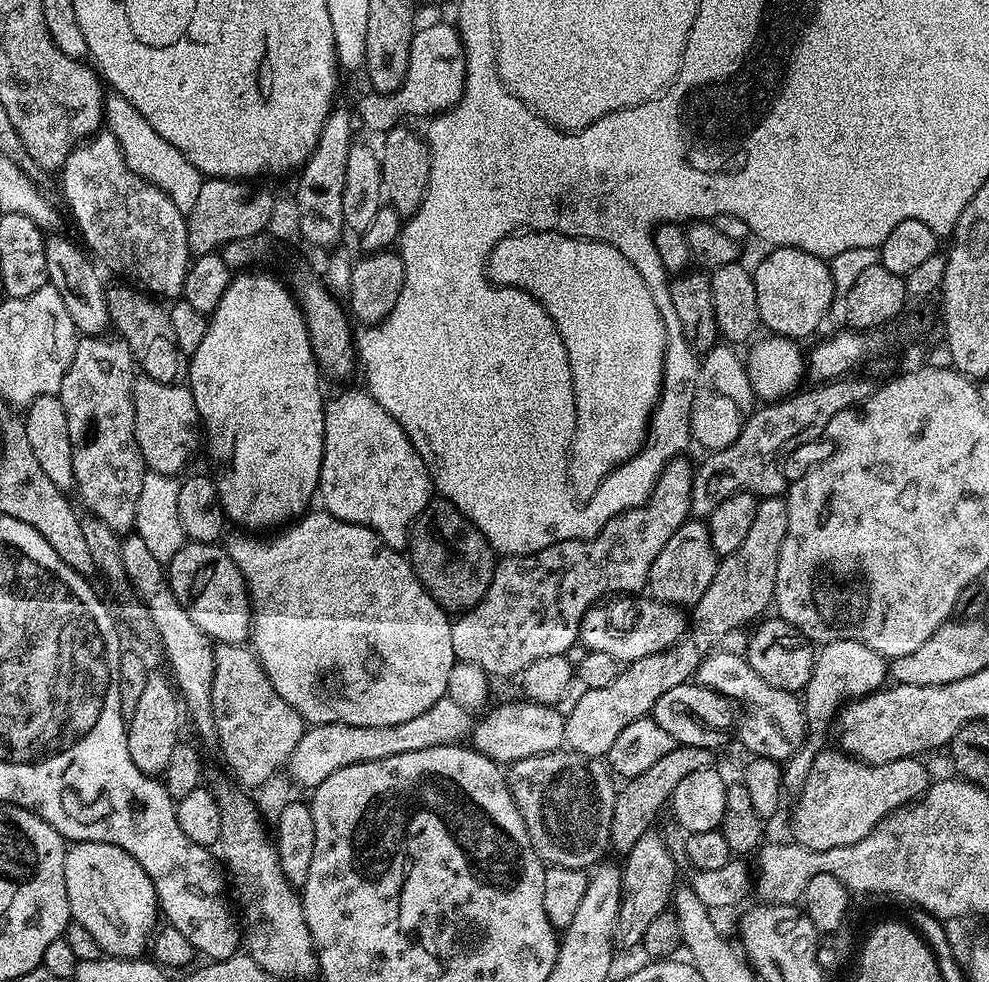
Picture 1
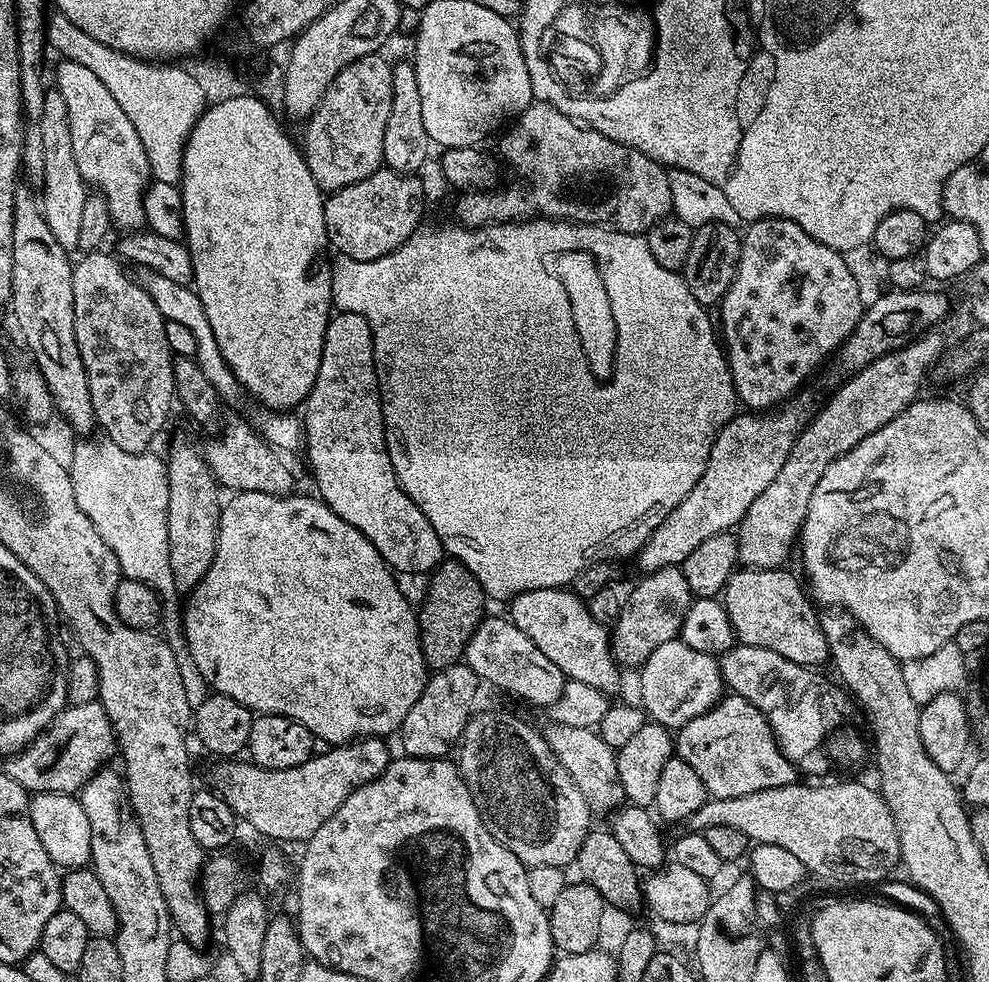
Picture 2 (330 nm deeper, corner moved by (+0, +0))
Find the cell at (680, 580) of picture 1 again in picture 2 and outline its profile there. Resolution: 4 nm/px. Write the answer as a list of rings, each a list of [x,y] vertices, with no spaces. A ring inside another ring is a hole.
[[[683,567],[659,568],[639,578],[641,580],[629,594],[628,601],[616,620],[616,632],[614,628],[611,637],[612,655],[615,656],[617,665],[632,670],[639,669],[646,658],[650,658],[650,654],[654,654],[654,650],[662,646],[662,642],[670,642],[679,637],[686,610],[694,599],[690,586],[686,586]]]

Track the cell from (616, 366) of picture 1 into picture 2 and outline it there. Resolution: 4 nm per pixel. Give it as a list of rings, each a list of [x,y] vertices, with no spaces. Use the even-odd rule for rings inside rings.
[[[562,252],[555,257],[554,274],[562,282],[566,290],[566,298],[570,298],[570,310],[574,314],[574,326],[578,330],[578,342],[582,342],[582,354],[586,354],[586,362],[590,370],[602,382],[607,381],[616,365],[616,323],[610,310],[610,294],[606,286],[602,286],[602,274],[596,265],[596,259],[585,252]]]

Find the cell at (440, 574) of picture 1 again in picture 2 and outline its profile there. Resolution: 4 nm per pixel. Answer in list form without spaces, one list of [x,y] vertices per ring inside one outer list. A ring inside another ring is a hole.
[[[451,558],[441,562],[427,580],[428,593],[424,596],[424,605],[418,608],[420,645],[425,665],[429,669],[439,670],[463,661],[466,646],[486,615],[486,597],[474,574]]]

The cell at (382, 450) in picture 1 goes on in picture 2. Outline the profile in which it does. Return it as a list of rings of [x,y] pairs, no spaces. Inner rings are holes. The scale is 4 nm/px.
[[[337,311],[329,319],[322,346],[322,362],[318,366],[318,378],[302,405],[302,423],[306,448],[308,446],[308,464],[316,479],[315,491],[325,506],[338,514],[338,518],[350,522],[354,530],[362,533],[374,546],[374,550],[382,554],[393,572],[428,574],[436,569],[445,559],[446,553],[438,534],[434,534],[434,526],[430,526],[426,514],[422,514],[422,510],[414,506],[394,474],[384,437],[384,411],[380,405],[380,383],[376,377],[372,328],[361,314]]]

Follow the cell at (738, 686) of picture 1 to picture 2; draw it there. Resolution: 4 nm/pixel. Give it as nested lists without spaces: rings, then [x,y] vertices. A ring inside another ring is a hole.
[[[679,638],[662,642],[662,646],[658,646],[658,650],[654,650],[654,654],[650,654],[650,658],[640,665],[638,675],[639,703],[643,711],[655,723],[669,730],[679,730],[686,722],[690,722],[690,718],[698,718],[709,712],[722,698],[726,688],[720,676],[719,659],[702,654],[702,650],[690,650],[690,646],[686,646]]]

